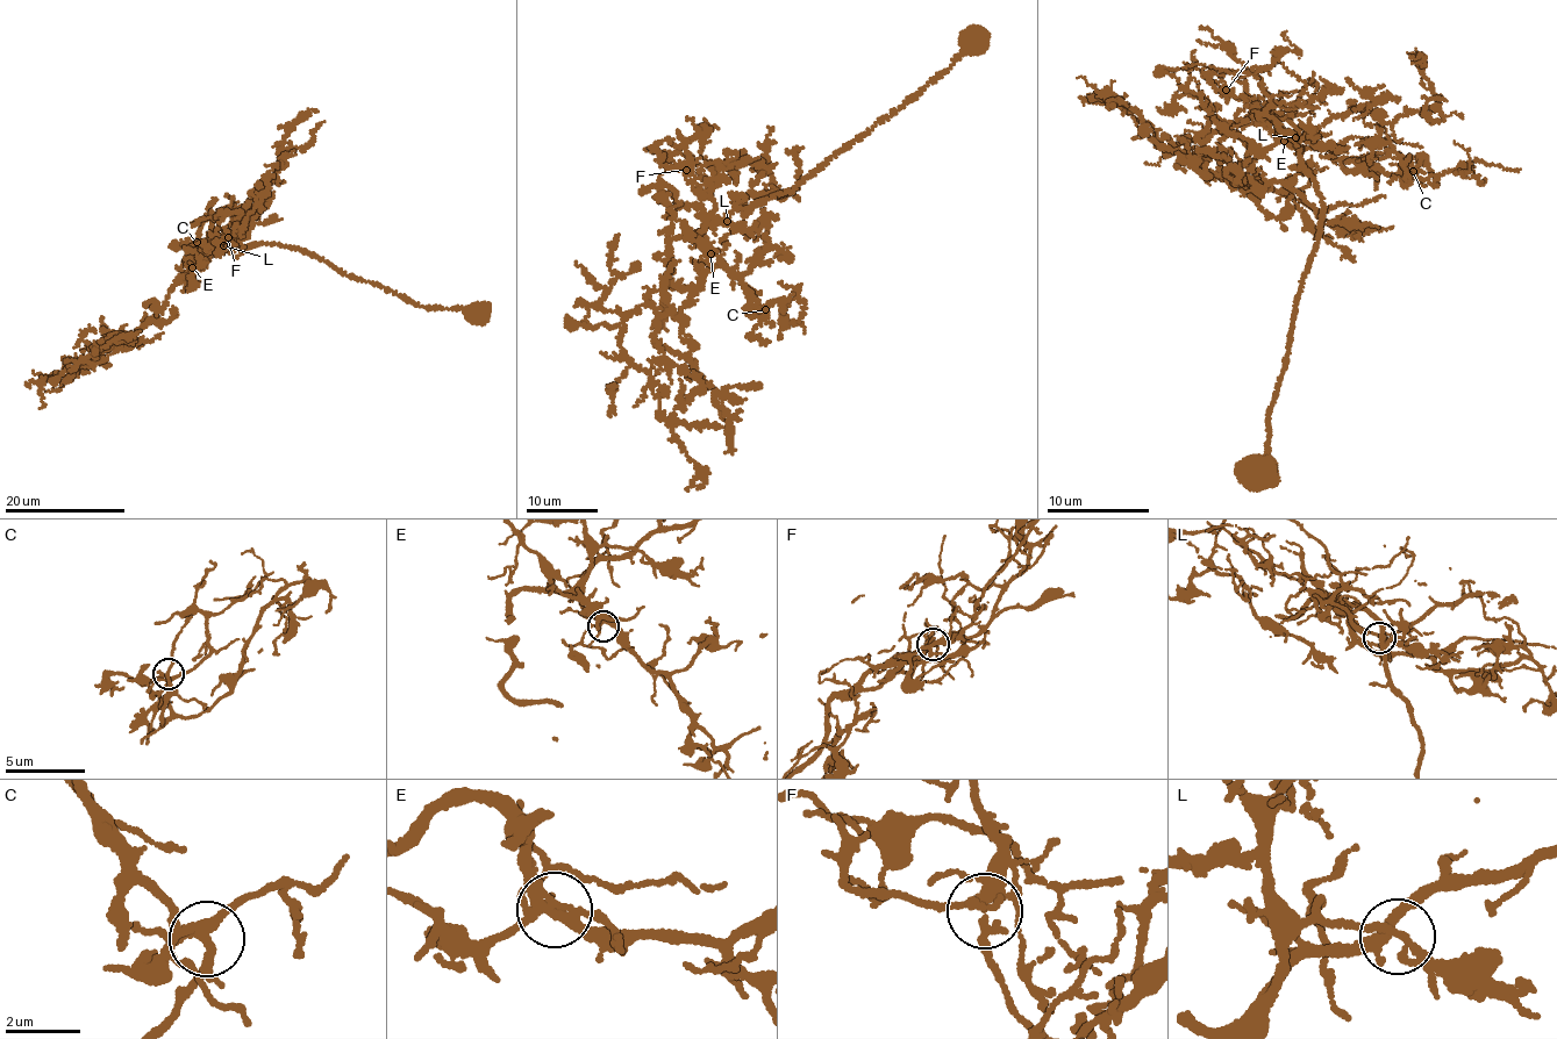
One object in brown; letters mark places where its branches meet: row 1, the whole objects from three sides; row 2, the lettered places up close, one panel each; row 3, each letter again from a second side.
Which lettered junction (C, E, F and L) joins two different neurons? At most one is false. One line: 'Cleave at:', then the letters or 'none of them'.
Cleave at: F

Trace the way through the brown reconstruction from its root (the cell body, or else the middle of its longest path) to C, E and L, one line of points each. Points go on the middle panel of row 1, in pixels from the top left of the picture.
C: (976, 37), (926, 88), (794, 187), (705, 227), (701, 244), (738, 277), (765, 309)
E: (976, 37), (926, 88), (877, 122), (794, 187), (705, 227), (701, 244), (711, 253)
L: (976, 37), (926, 88), (877, 122), (794, 187), (731, 214), (727, 221)

